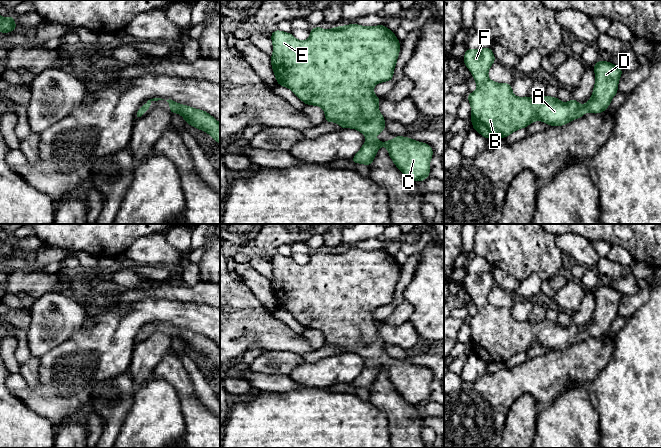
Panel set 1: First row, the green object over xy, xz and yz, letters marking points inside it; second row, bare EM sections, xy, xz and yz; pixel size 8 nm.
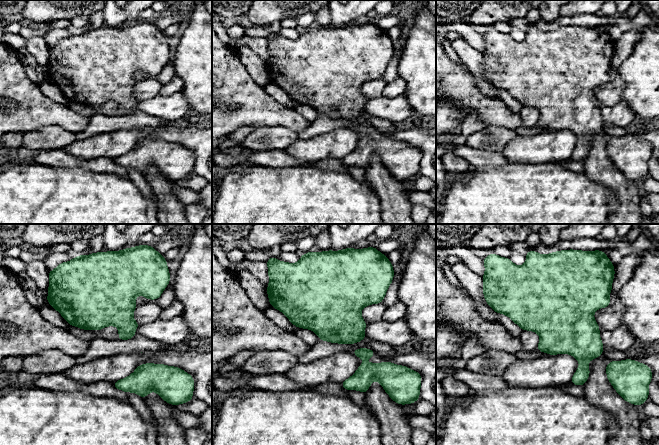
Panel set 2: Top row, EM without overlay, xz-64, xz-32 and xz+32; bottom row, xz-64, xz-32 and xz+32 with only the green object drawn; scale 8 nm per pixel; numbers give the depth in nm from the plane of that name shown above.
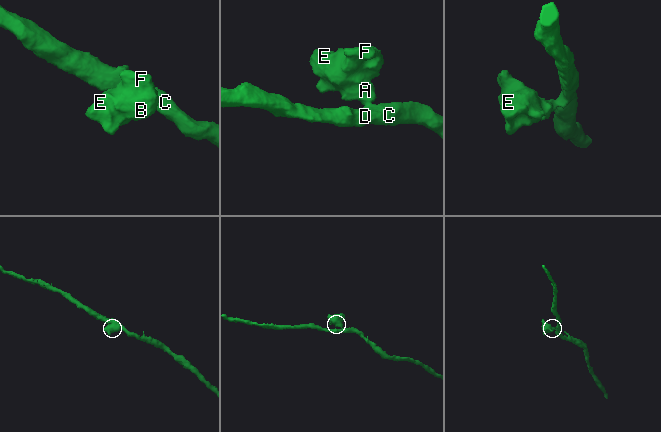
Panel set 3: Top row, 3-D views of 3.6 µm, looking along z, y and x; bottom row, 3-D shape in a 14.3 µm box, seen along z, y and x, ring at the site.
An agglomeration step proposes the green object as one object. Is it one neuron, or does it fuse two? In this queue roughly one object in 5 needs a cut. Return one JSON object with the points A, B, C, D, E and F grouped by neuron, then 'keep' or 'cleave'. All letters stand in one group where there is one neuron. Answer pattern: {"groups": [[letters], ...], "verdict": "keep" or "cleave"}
{"groups": [["A", "B", "C", "D", "E", "F"]], "verdict": "keep"}

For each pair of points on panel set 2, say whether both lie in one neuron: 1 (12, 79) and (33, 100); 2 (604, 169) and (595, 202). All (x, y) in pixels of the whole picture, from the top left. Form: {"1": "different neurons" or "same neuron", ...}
{"1": "same neuron", "2": "different neurons"}

